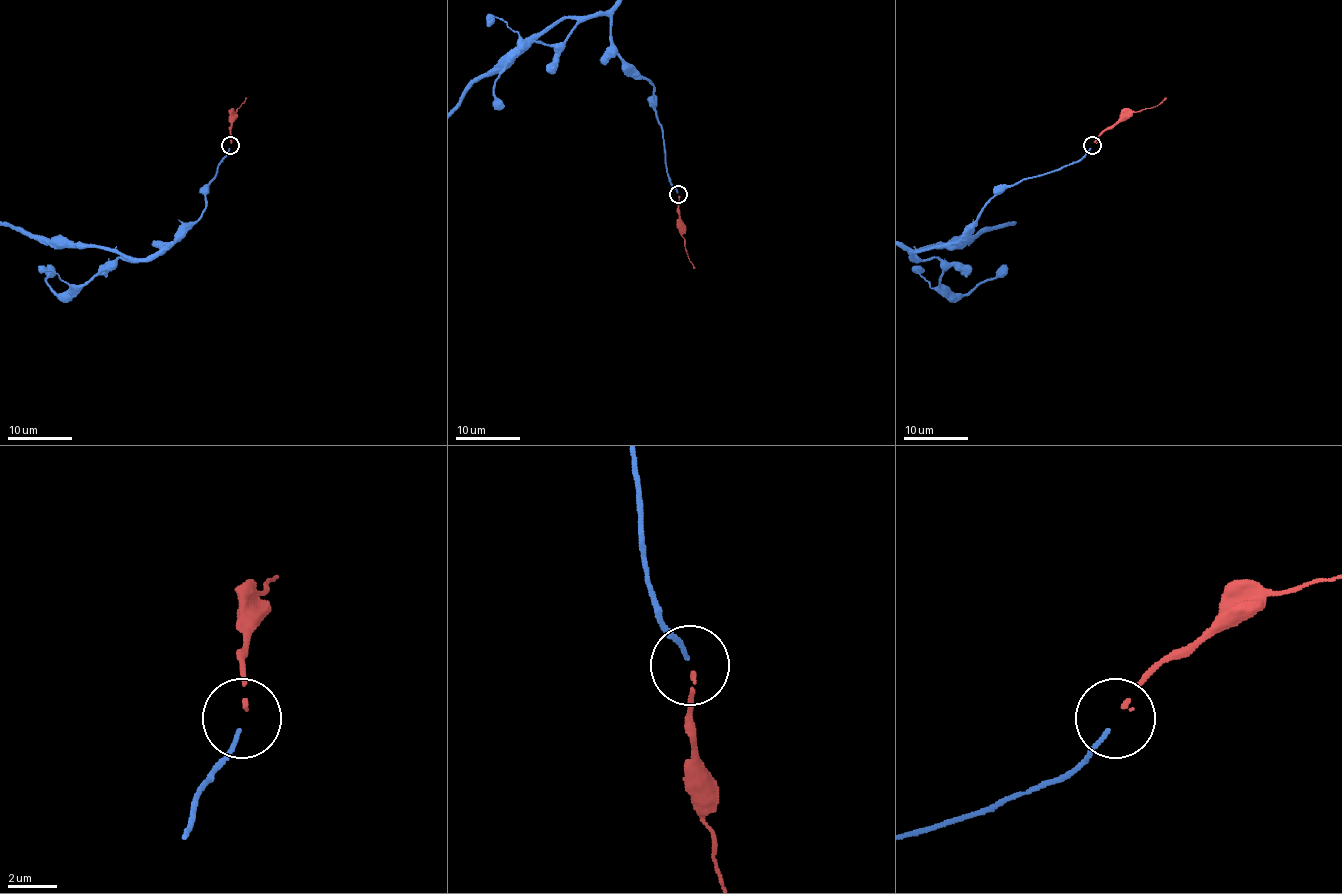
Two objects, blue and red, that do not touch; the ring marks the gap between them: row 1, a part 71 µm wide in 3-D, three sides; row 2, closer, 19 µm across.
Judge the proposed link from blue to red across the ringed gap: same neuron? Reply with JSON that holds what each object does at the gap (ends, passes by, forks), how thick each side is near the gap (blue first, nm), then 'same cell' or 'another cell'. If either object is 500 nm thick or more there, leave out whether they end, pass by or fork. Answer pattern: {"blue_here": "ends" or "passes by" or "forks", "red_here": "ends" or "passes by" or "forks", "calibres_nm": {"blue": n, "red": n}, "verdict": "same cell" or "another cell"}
{"blue_here": "ends", "red_here": "ends", "calibres_nm": {"blue": 170, "red": 170}, "verdict": "same cell"}

